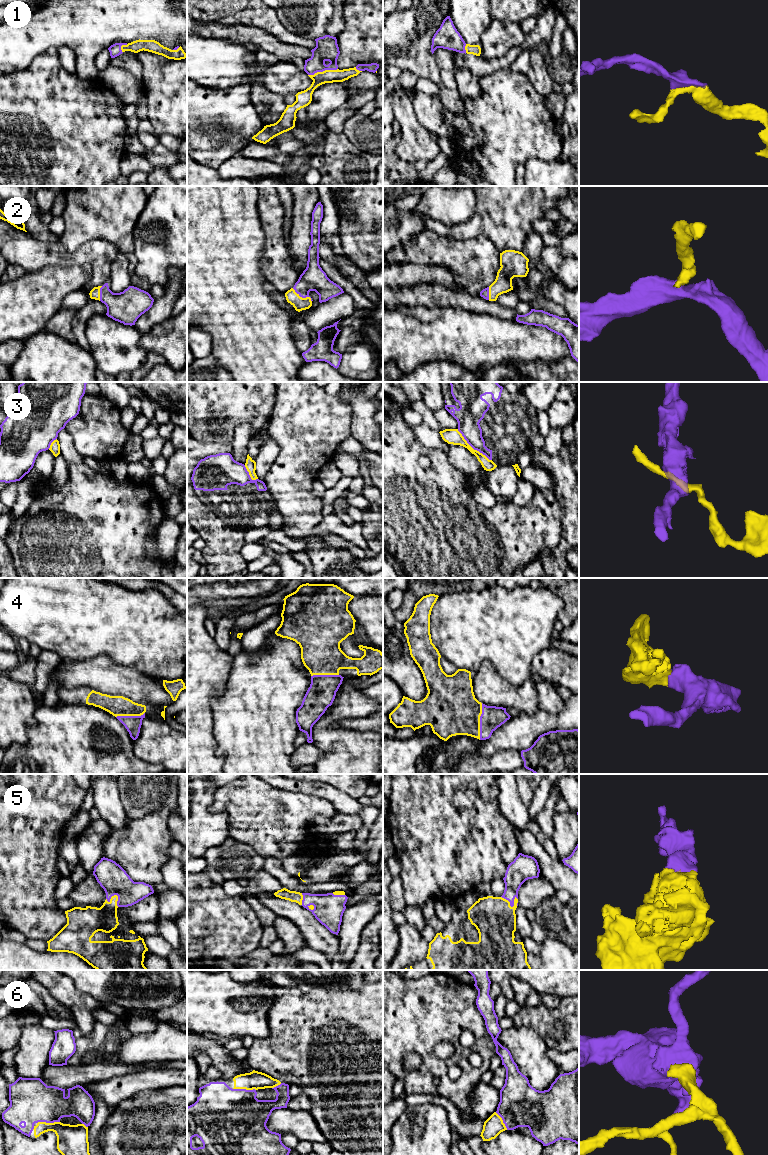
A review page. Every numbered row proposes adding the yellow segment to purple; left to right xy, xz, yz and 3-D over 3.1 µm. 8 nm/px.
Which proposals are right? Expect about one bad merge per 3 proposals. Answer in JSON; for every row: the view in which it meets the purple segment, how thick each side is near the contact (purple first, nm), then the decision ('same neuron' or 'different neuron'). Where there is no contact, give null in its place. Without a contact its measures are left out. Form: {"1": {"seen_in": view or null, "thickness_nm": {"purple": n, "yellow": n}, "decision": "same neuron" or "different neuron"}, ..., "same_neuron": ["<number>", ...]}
{"1": {"seen_in": "xz", "thickness_nm": {"purple": 180, "yellow": 110}, "decision": "same neuron"}, "2": {"seen_in": "xz", "thickness_nm": {"purple": 200, "yellow": 110}, "decision": "same neuron"}, "3": {"seen_in": "yz", "thickness_nm": {"purple": 190, "yellow": 130}, "decision": "different neuron"}, "4": {"seen_in": "yz", "thickness_nm": {"purple": 190, "yellow": 420}, "decision": "same neuron"}, "5": {"seen_in": "yz", "thickness_nm": {"purple": 170, "yellow": 320}, "decision": "same neuron"}, "6": {"seen_in": "xy", "thickness_nm": {"purple": 360, "yellow": 240}, "decision": "same neuron"}, "same_neuron": ["1", "2", "4", "5", "6"]}

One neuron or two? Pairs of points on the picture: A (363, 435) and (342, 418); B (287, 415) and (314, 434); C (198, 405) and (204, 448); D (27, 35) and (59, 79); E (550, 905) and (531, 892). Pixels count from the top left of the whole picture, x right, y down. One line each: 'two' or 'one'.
A: two
B: one
C: two
D: two
E: two

